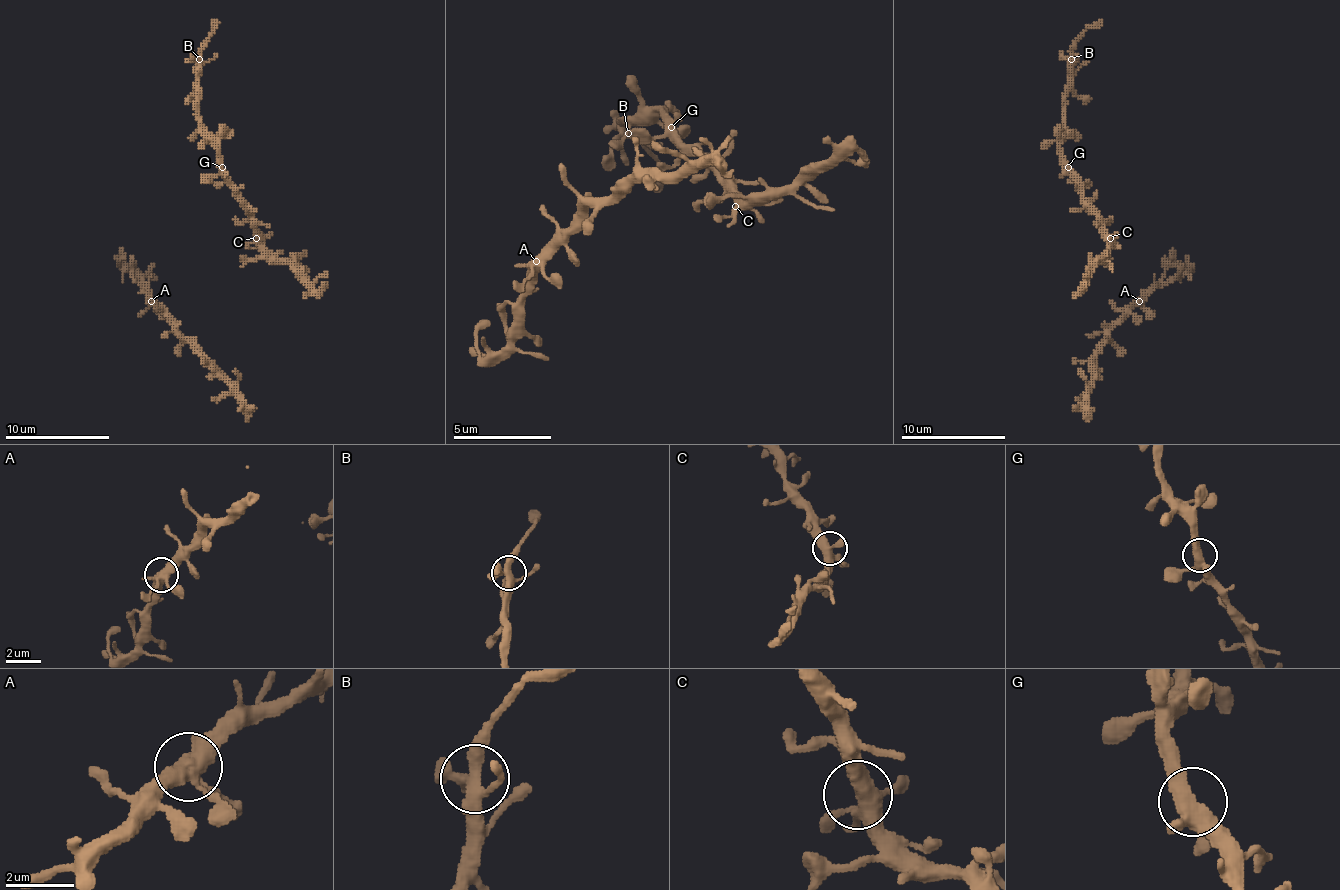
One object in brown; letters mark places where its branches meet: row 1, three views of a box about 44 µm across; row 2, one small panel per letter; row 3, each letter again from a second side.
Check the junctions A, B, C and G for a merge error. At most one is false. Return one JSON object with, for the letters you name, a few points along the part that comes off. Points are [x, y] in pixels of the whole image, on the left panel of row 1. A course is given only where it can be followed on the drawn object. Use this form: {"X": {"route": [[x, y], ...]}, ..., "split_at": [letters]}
{"split_at": []}

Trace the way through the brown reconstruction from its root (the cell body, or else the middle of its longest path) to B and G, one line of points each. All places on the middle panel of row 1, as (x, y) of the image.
B: (745, 201), (656, 112), (651, 112), (641, 122), (626, 122), (626, 132)
G: (745, 201), (671, 127)

